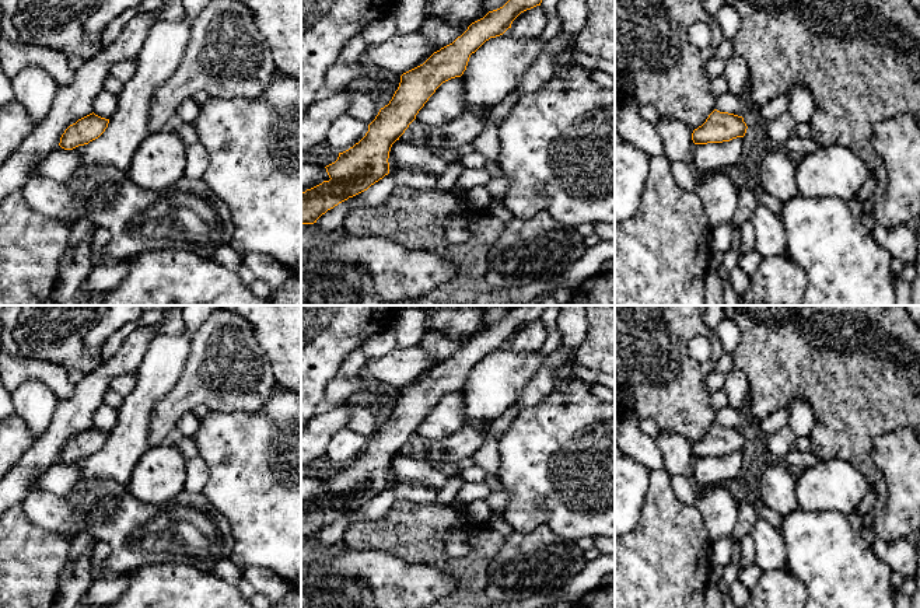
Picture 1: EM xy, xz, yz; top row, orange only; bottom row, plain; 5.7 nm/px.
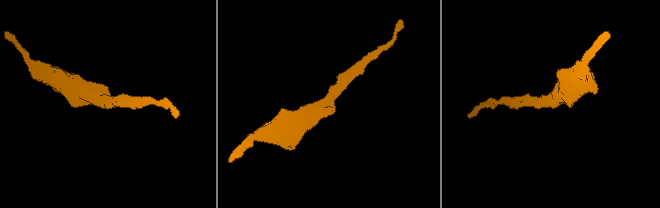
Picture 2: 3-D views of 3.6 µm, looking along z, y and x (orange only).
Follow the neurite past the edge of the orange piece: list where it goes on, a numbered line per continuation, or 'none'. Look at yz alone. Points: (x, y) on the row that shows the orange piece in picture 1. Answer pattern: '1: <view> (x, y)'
none

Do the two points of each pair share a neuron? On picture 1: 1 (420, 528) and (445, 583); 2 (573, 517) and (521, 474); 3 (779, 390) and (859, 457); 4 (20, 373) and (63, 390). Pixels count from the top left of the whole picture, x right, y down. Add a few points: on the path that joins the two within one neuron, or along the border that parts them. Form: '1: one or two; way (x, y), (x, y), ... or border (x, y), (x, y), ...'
1: two; border (408, 562), (444, 570), (458, 586)
2: one; way (560, 505), (534, 478)
3: one; way (803, 390), (847, 433)
4: one; way (31, 373), (46, 373), (52, 378)

